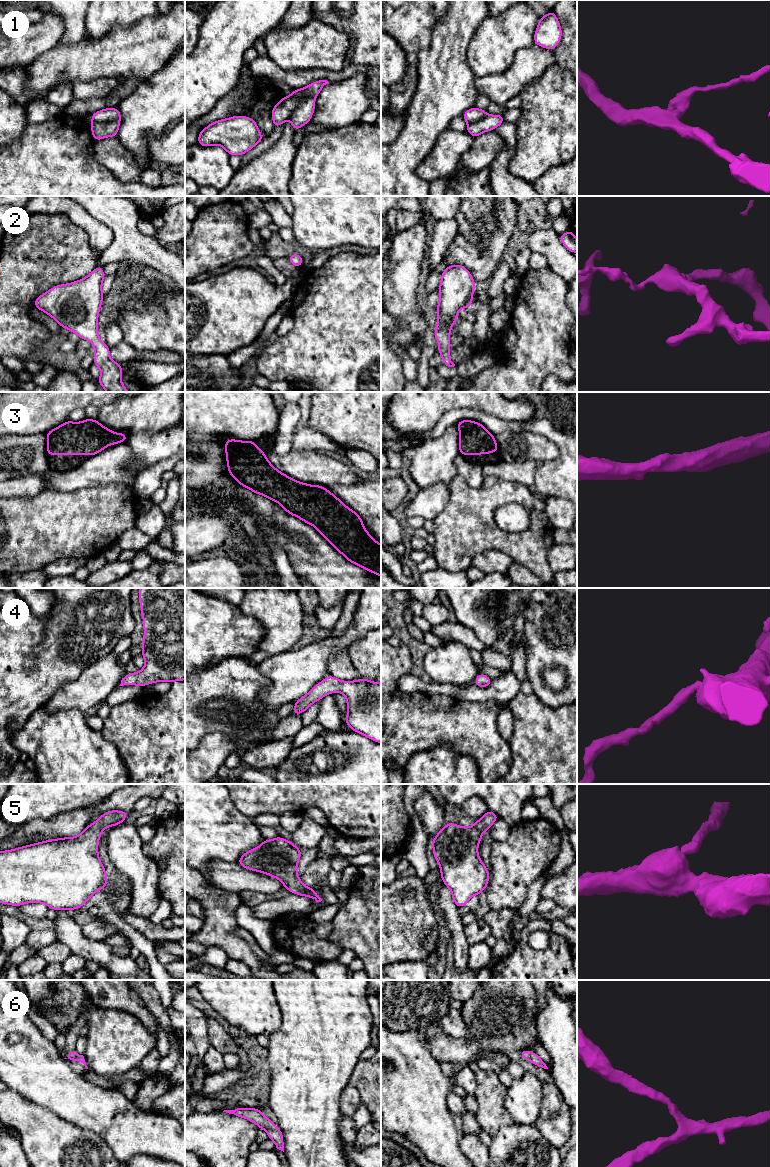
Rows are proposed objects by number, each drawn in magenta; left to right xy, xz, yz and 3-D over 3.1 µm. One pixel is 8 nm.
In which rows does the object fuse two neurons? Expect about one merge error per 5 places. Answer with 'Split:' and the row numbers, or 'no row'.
Split: 1

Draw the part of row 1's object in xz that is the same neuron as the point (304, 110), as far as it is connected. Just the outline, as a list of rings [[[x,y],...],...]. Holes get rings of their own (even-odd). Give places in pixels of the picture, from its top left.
[[[306,95],[302,97],[291,115],[291,123],[294,131],[306,125],[312,118],[315,109],[315,97]]]

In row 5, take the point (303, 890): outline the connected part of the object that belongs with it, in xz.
[[[282,837],[266,840],[252,850],[244,853],[237,864],[247,870],[265,873],[279,879],[284,888],[299,896],[308,896],[316,902],[321,898],[312,887],[302,884],[297,875],[297,864],[300,860],[302,850],[291,841]]]

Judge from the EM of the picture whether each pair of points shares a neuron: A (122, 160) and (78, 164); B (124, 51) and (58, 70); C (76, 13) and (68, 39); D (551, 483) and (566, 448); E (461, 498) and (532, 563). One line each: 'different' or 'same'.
A: different
B: same
C: same
D: same
E: same

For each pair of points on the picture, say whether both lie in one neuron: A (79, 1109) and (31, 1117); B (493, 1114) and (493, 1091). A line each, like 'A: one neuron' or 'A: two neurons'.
A: two neurons
B: one neuron

